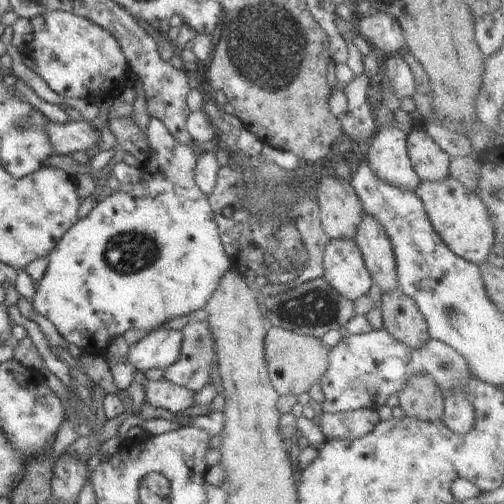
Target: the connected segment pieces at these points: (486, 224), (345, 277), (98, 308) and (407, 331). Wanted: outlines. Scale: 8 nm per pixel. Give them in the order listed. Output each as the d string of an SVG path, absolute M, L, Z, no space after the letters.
M452 176L438 182L422 181L415 193L424 204L434 230L452 252L474 264L487 262L486 258L495 243L495 230L491 218L488 218L486 206L480 202L478 195L464 188Z
M352 238L329 239L324 249L323 278L346 300L356 301L372 288L372 276Z
M152 118L150 126L148 126L147 146L150 147L151 155L147 156L140 171L140 180L124 194L112 194L100 198L89 212L86 218L80 218L68 232L58 241L56 248L49 254L48 266L44 276L37 282L35 296L30 300L33 309L44 316L46 320L50 320L54 324L58 333L66 342L74 344L74 346L84 348L86 342L94 341L100 346L108 346L113 339L122 336L128 330L154 330L164 322L170 322L174 318L182 318L188 316L192 312L196 312L199 308L204 308L204 304L210 300L212 292L218 288L220 278L228 272L228 268L232 265L232 259L224 250L220 240L220 232L218 232L217 222L213 217L213 210L210 206L208 197L195 181L195 168L198 162L198 156L204 152L203 146L193 142L192 145L180 144L178 140L169 133L168 128L162 124L161 120Z
M396 288L394 292L382 292L380 312L382 313L383 329L396 338L398 342L408 346L408 348L422 348L429 339L428 324L420 310L404 292L402 288Z

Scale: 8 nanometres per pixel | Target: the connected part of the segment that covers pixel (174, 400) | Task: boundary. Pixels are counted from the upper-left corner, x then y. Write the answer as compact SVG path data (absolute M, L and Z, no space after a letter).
M145 378L144 386L145 402L155 405L156 408L178 413L194 406L194 398L197 392L172 384L166 378L159 380Z

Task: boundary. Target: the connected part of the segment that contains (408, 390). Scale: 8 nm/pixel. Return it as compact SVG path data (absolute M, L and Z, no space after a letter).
M414 374L398 394L398 406L405 416L418 420L441 420L444 414L444 394L428 374Z

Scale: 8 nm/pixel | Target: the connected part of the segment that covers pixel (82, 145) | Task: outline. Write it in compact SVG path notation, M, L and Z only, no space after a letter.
M48 119L44 132L48 136L48 142L52 144L52 150L60 156L68 156L72 152L79 150L86 152L96 148L101 138L100 132L83 120L70 120L66 124L60 124Z

